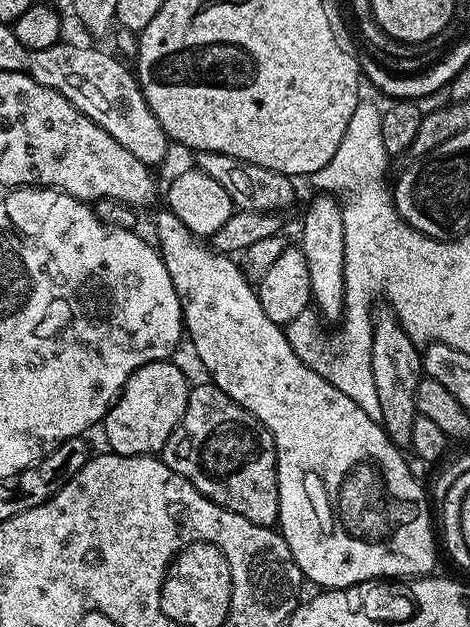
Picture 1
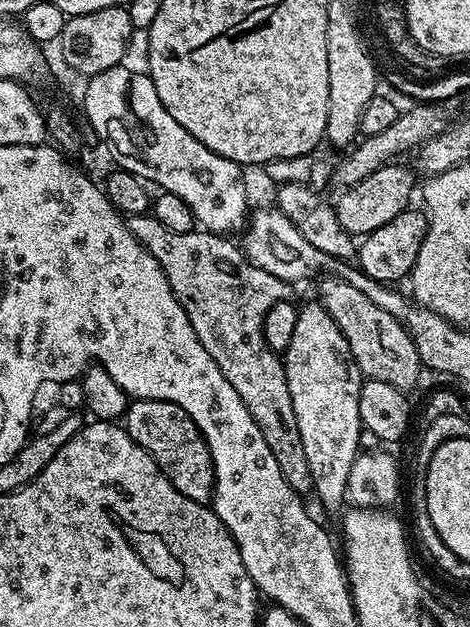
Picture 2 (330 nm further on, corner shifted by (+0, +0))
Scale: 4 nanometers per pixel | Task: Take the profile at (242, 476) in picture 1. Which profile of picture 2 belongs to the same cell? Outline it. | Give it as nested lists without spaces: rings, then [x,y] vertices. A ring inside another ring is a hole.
[[[133,399],[126,413],[126,427],[130,438],[134,438],[134,442],[138,442],[142,450],[150,453],[168,481],[179,492],[199,504],[207,505],[211,501],[214,484],[212,455],[204,441],[203,432],[198,431],[182,406],[168,400]]]

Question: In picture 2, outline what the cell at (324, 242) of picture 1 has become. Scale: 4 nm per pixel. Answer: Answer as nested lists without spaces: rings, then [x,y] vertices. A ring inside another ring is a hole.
[[[313,302],[299,309],[298,322],[295,323],[294,334],[290,337],[290,346],[282,353],[282,359],[286,386],[290,386],[290,402],[294,406],[294,418],[298,418],[298,434],[302,434],[302,450],[306,450],[306,463],[310,466],[314,496],[324,503],[326,511],[339,513],[346,504],[350,468],[361,451],[359,436],[362,425],[358,414],[358,398],[362,383],[360,371],[352,361],[350,346],[342,330],[338,330],[334,318],[330,318],[324,305],[319,302]]]

